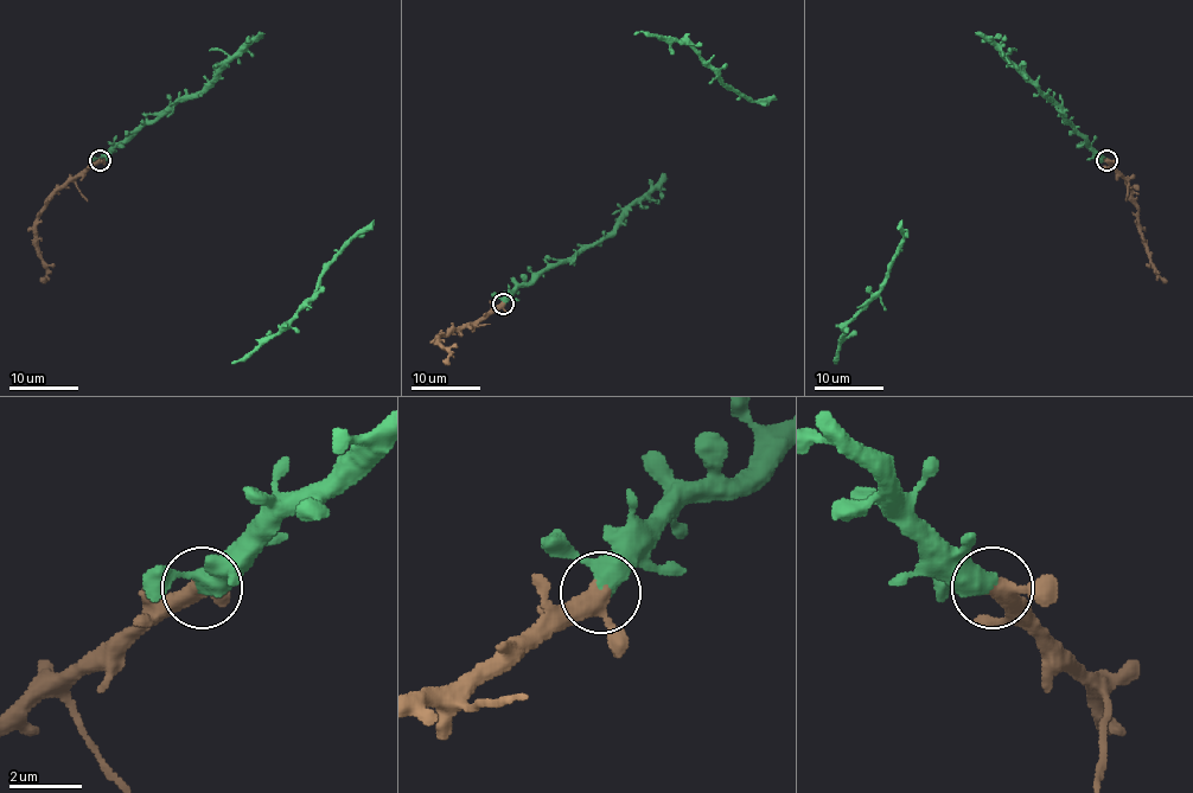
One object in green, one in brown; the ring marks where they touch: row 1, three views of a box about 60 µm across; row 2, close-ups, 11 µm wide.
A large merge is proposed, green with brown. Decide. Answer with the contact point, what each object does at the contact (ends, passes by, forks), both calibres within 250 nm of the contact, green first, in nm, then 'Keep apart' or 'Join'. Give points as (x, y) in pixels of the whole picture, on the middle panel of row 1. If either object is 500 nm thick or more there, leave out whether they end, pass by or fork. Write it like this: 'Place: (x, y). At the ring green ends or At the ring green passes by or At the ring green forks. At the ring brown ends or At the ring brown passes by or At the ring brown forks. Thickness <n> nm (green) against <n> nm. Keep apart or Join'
Place: (503, 304). At the ring green passes by. At the ring brown passes by. Thickness 420 nm (green) against 400 nm. Join

